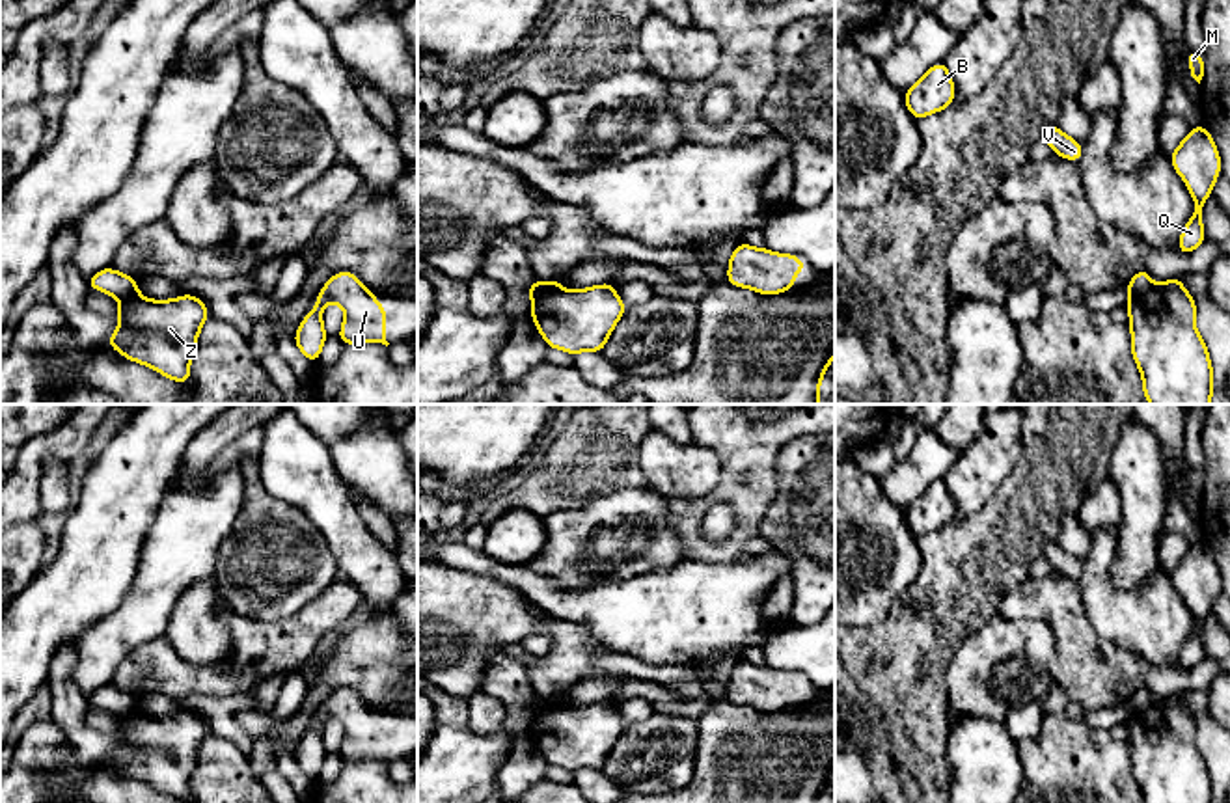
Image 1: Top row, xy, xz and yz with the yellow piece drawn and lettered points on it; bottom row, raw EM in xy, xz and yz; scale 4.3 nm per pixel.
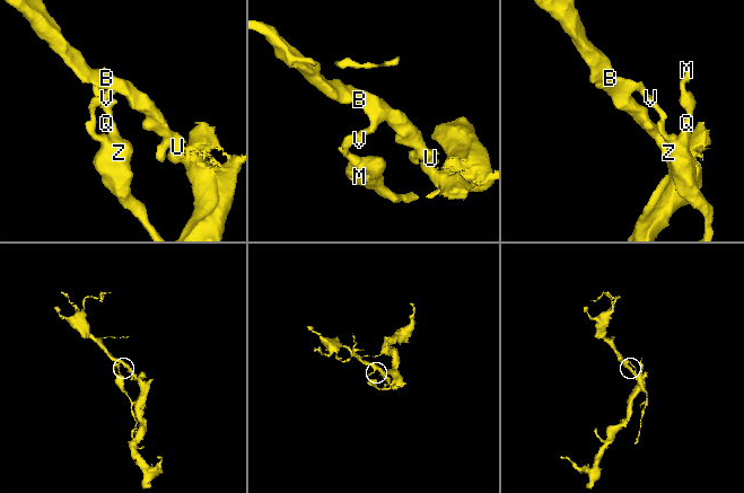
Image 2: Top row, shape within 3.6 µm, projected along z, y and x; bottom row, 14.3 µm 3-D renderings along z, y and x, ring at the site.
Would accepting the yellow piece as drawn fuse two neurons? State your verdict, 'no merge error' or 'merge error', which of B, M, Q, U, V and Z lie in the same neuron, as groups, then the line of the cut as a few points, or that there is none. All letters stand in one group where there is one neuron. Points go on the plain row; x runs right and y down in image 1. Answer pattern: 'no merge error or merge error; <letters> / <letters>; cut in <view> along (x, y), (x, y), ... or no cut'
merge error; B U V / M Q Z; cut in yz along (1154, 703), (1132, 714)

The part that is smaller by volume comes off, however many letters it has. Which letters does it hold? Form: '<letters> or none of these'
M, Q, Z

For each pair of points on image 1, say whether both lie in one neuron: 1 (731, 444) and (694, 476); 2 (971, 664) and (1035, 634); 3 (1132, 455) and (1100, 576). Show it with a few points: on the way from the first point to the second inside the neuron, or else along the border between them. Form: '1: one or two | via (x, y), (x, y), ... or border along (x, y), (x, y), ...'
1: two | border along (696, 438), (718, 459), (718, 483), (699, 498)
2: one | via (986, 664), (1020, 639)
3: two | border along (1117, 528), (1117, 556), (1107, 571)

